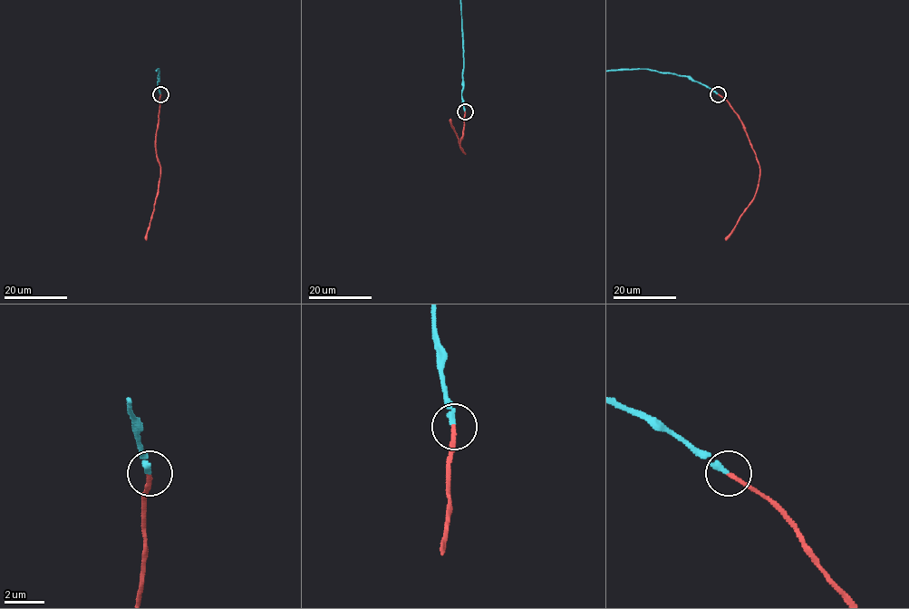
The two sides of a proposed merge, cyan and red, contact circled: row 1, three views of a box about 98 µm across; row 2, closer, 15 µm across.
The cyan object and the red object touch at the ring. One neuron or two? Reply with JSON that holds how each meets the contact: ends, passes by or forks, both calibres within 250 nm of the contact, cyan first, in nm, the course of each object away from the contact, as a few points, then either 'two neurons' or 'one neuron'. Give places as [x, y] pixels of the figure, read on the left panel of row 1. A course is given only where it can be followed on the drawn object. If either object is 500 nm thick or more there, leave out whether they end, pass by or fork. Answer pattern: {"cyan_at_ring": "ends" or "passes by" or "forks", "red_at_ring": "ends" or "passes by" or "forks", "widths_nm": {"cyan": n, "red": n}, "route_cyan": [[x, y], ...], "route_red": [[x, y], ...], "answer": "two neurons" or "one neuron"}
{"cyan_at_ring": "ends", "red_at_ring": "ends", "widths_nm": {"cyan": 300, "red": 220}, "route_red": [[160, 94], [155, 150], [160, 167], [159, 179], [145, 239]], "answer": "one neuron"}

